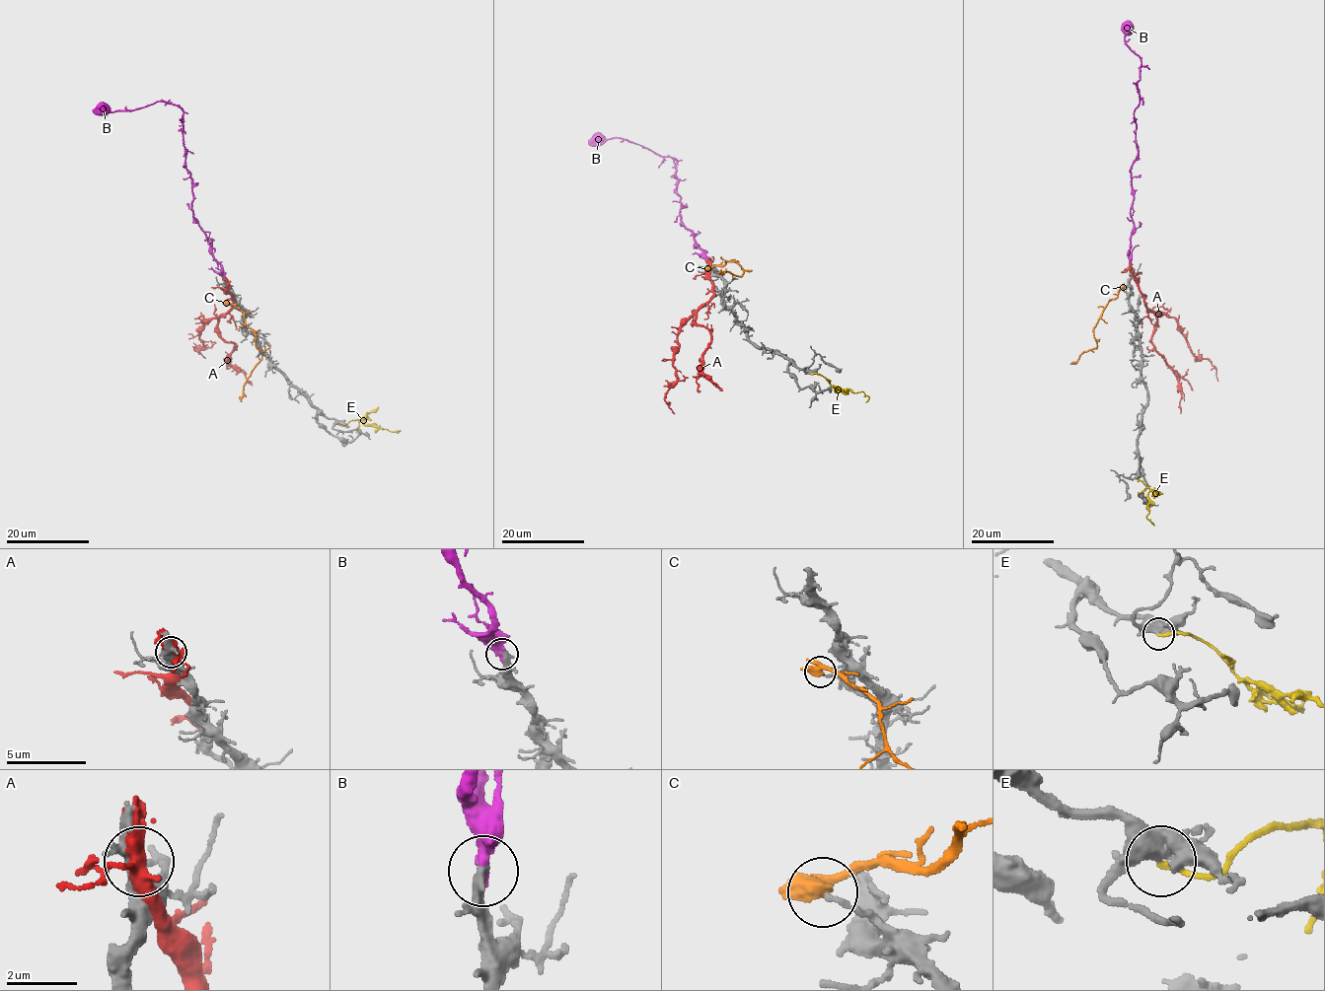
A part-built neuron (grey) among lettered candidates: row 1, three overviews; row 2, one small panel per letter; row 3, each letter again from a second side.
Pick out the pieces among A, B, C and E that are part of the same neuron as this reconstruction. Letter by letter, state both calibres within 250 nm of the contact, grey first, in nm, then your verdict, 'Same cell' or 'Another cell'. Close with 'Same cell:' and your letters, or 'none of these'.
A: Thickness 400 nm (grey) against 400 nm. Another cell
B: Thickness 320 nm (grey) against 500 nm. Same cell
C: Thickness 130 nm (grey) against 600 nm. Another cell
E: Thickness 400 nm (grey) against 160 nm. Another cell
Same cell: B

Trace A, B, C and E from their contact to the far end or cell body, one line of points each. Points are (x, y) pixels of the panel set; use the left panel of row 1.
A: (226, 281), (233, 308), (201, 321), (199, 339), (204, 346), (194, 347), (205, 358)
B: (224, 277), (206, 235), (193, 217), (192, 184), (183, 136), (184, 111), (158, 101), (104, 114), (92, 109)
C: (228, 304), (243, 313), (261, 352), (261, 359), (246, 381), (241, 401)
E: (339, 424), (346, 426), (357, 418), (365, 424), (400, 431), (398, 433)

